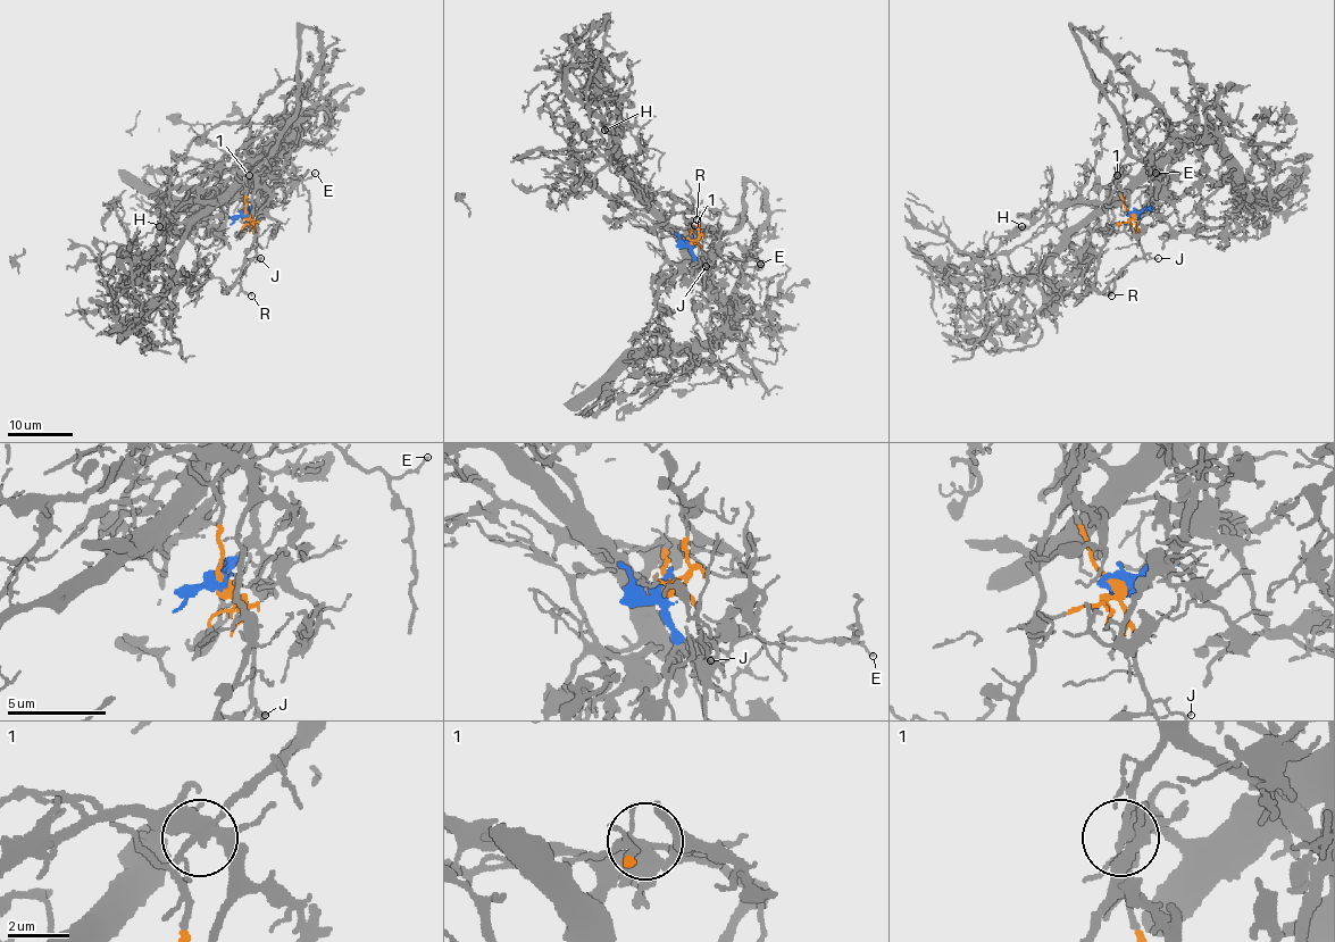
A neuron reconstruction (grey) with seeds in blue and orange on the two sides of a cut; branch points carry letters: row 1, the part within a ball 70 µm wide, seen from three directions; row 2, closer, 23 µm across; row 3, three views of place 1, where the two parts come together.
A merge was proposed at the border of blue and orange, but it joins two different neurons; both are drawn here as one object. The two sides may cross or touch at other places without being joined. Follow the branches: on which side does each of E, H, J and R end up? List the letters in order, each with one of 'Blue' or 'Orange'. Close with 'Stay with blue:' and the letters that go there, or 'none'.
E: Orange
H: Blue
J: Orange
R: Orange
Stay with blue: H

